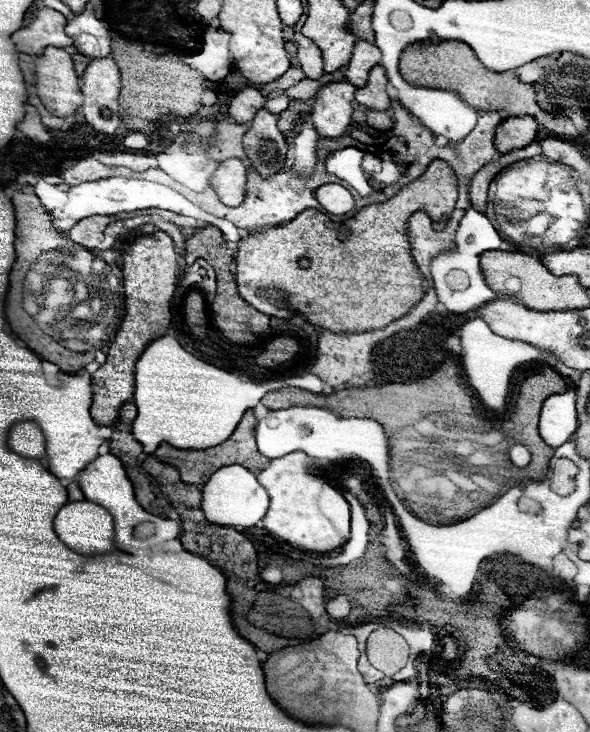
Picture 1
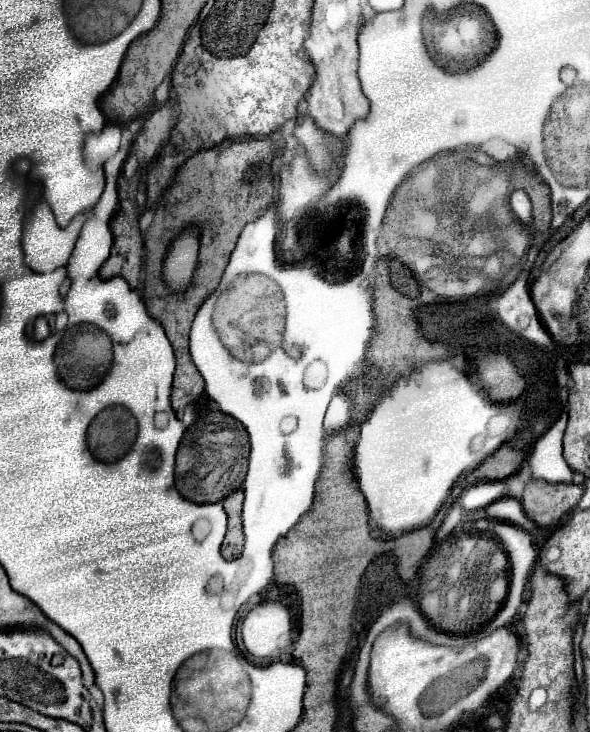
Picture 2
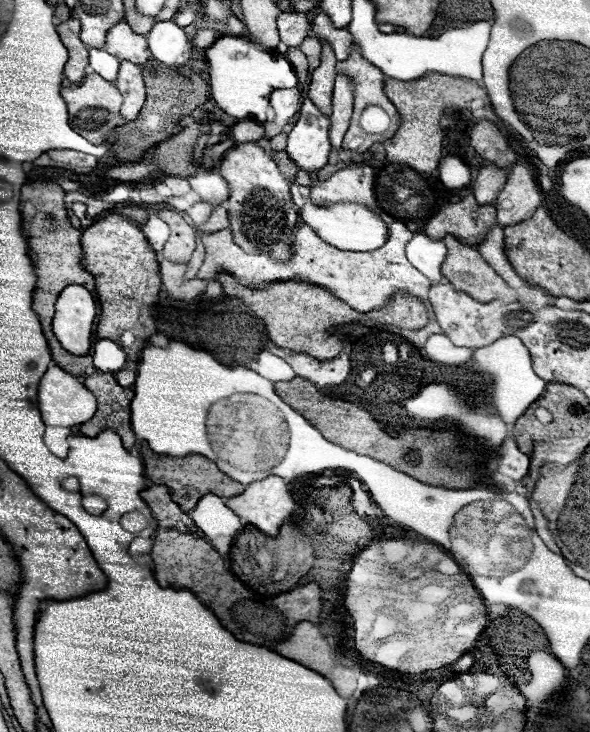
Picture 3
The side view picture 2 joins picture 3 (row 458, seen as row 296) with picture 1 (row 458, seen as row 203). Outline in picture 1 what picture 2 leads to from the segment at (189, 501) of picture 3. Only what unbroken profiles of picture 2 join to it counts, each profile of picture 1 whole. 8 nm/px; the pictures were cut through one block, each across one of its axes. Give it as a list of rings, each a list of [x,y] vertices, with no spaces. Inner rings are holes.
[[[248,410],[248,412],[244,414],[242,422],[238,424],[238,428],[234,430],[234,434],[232,434],[226,442],[222,442],[222,444],[218,444],[218,446],[212,446],[212,448],[206,448],[206,450],[178,450],[178,448],[170,446],[168,442],[162,442],[162,444],[158,446],[158,450],[154,452],[154,456],[156,456],[158,460],[162,460],[164,464],[176,466],[178,472],[180,472],[180,476],[182,476],[182,480],[188,482],[188,484],[204,484],[204,482],[208,482],[208,478],[210,478],[218,468],[228,466],[228,464],[242,464],[242,466],[246,466],[248,470],[252,470],[254,474],[258,474],[260,470],[264,470],[264,466],[268,466],[270,458],[264,458],[264,456],[256,450],[256,434],[254,434],[254,430],[256,430],[256,416],[254,416],[252,410]]]

